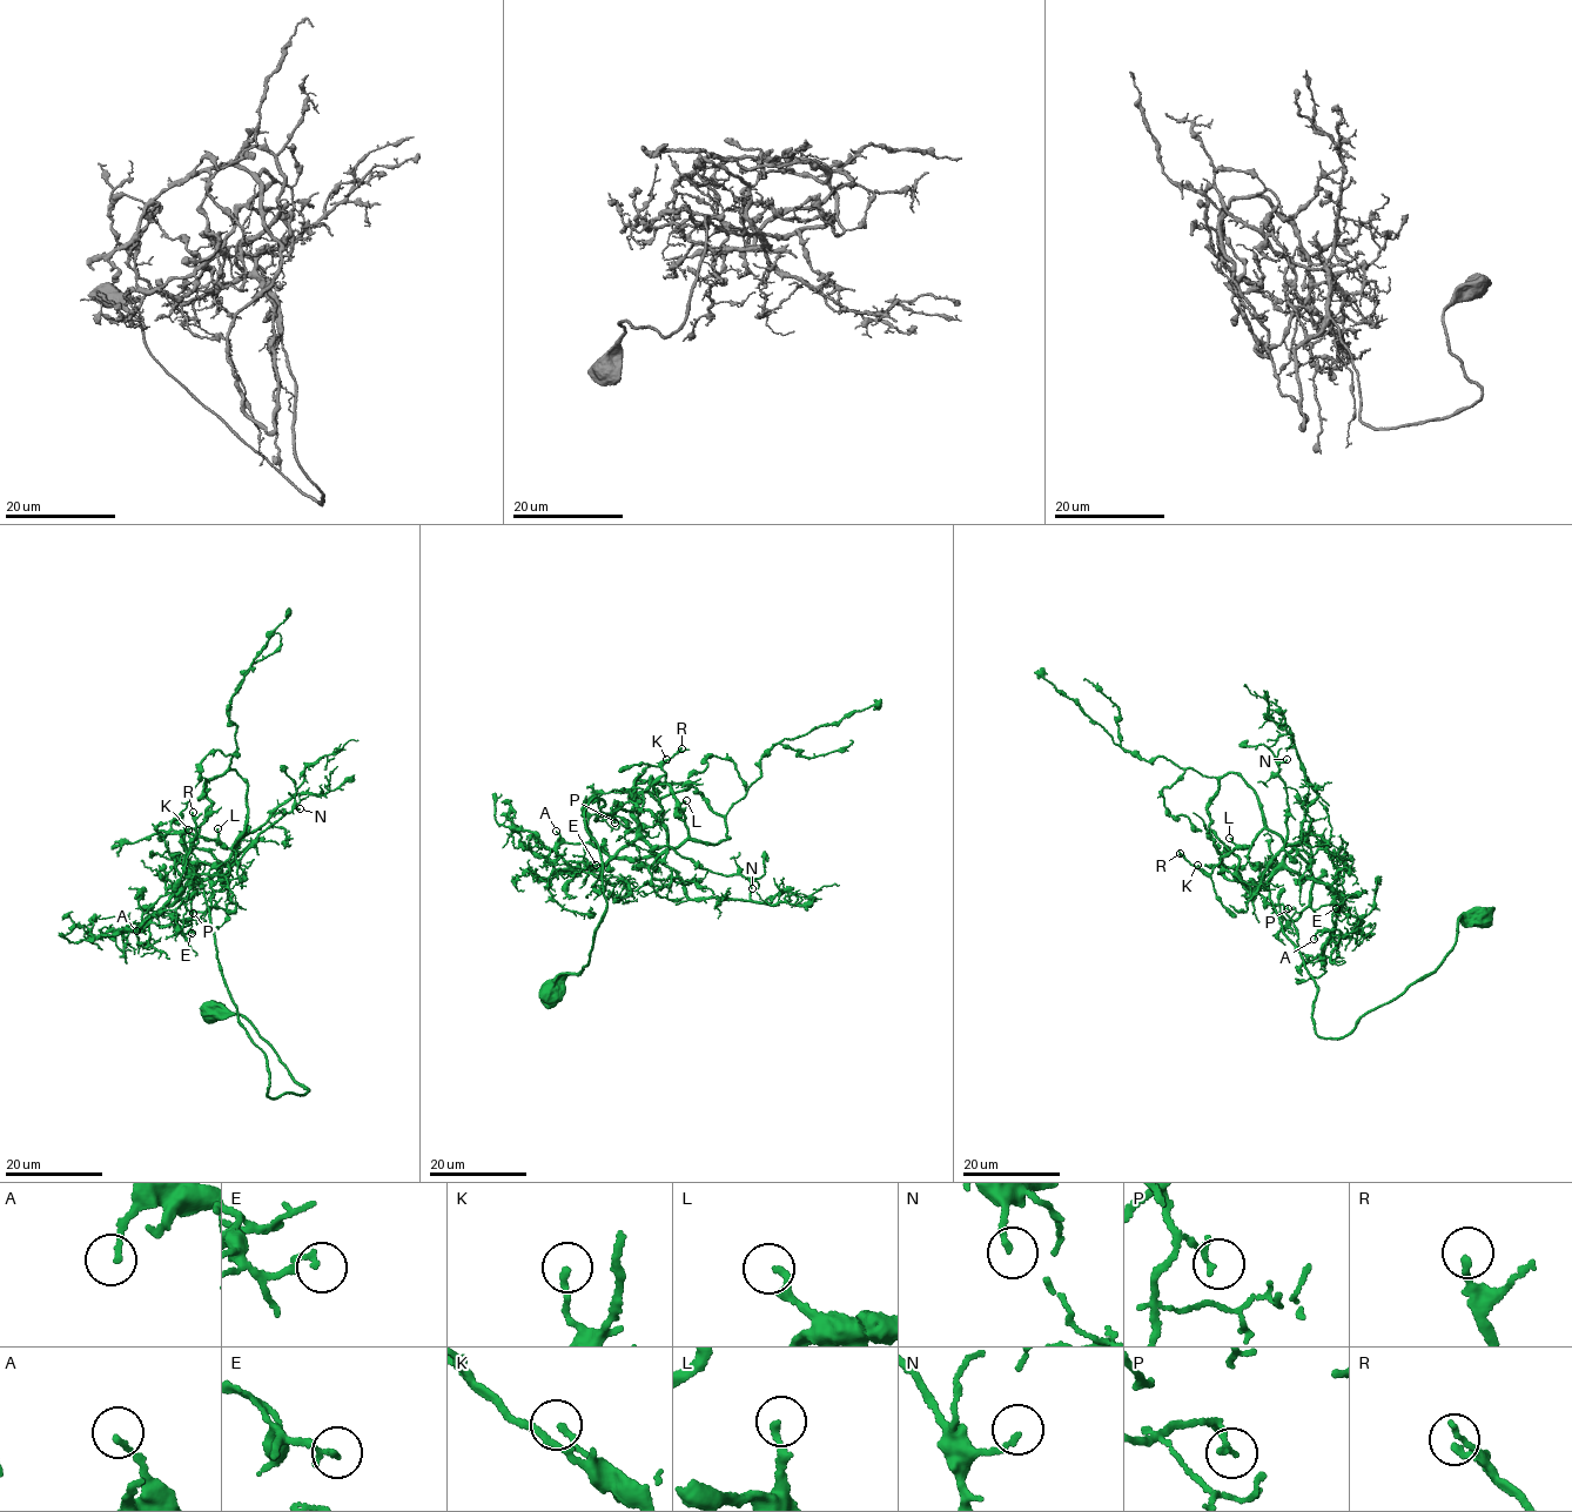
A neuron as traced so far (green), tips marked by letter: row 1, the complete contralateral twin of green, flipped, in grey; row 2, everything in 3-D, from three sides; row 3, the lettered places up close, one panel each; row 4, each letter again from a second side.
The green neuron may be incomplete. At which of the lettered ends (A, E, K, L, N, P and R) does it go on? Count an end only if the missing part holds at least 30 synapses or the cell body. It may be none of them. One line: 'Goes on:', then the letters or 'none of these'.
Goes on: none of these

